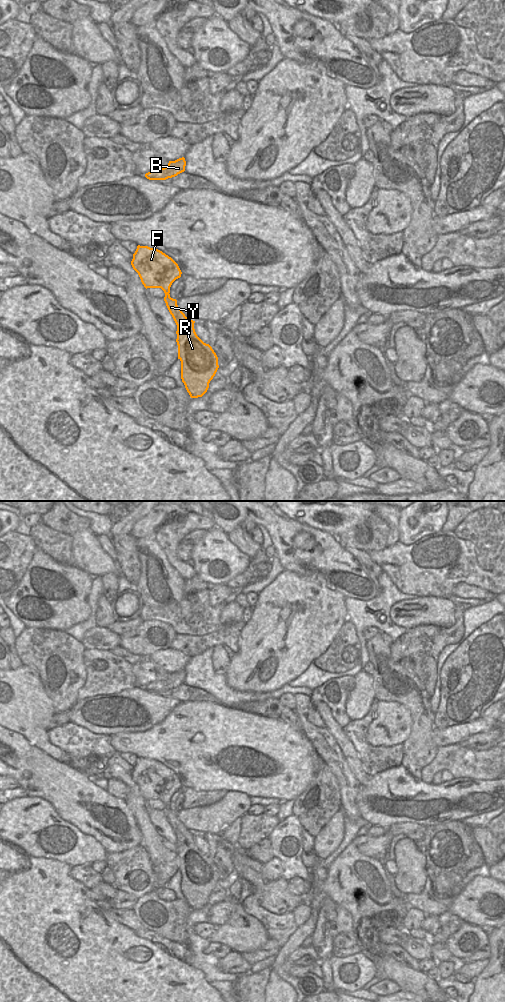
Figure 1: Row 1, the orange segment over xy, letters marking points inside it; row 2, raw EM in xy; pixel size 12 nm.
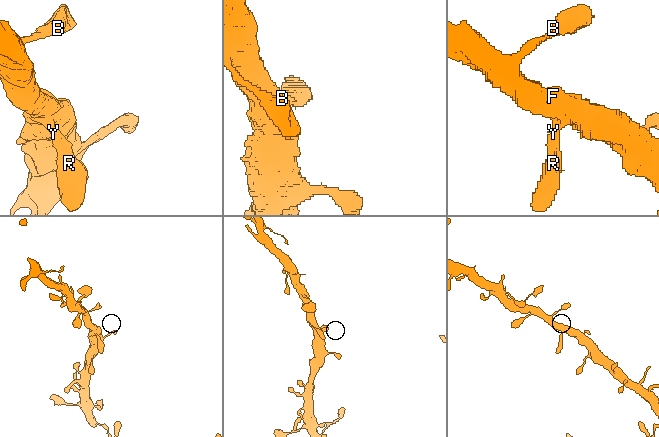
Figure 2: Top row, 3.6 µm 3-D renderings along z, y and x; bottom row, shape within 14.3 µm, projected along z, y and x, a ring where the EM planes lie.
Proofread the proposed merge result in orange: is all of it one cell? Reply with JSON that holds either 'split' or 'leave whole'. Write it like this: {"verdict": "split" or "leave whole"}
{"verdict": "leave whole"}

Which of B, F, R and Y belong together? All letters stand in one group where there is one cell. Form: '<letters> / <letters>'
B F R Y

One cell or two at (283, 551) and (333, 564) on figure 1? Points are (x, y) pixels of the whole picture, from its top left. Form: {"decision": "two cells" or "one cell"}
{"decision": "one cell"}

